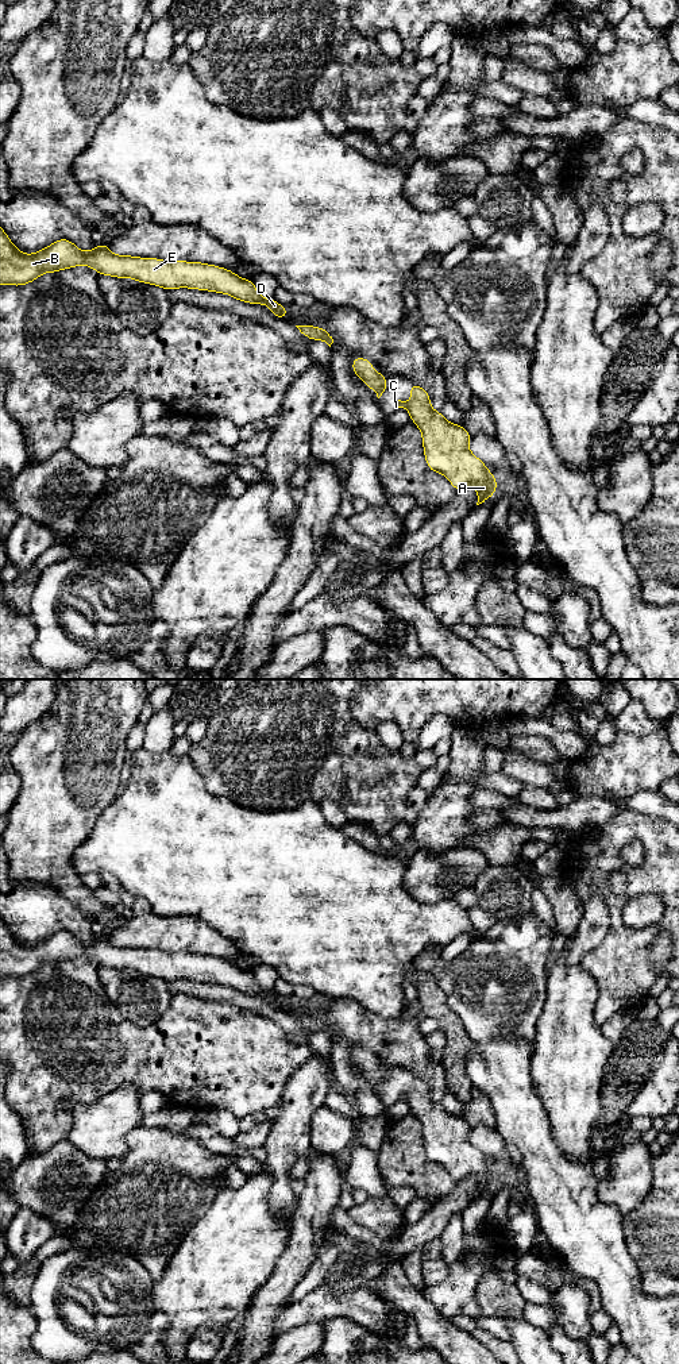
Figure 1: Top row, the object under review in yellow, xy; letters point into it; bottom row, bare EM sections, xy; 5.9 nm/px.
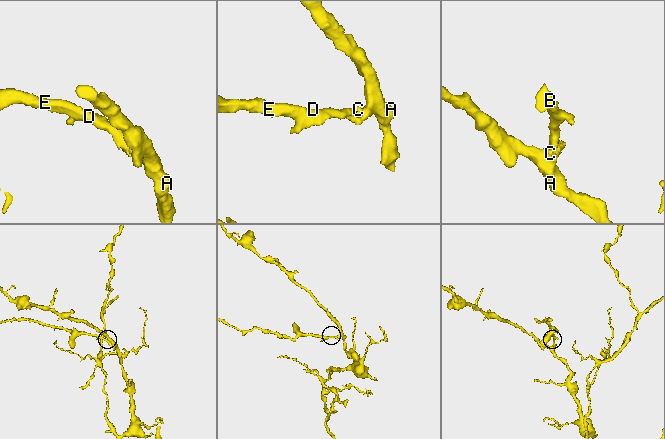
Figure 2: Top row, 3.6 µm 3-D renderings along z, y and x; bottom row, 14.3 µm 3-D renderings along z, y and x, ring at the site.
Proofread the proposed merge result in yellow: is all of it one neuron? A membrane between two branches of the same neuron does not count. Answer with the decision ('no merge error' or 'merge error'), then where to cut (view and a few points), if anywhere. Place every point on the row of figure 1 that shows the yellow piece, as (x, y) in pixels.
no merge error; no cut

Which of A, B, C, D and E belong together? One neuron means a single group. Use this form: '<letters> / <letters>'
A B C D E

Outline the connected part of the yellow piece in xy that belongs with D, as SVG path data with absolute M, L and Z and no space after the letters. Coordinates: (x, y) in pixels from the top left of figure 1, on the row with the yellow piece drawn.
M0 226L0 285L22 286L34 282L45 273L55 273L80 265L96 270L100 276L132 278L165 290L188 288L228 294L243 303L266 305L271 309L273 316L283 320L289 311L274 298L261 296L252 280L240 278L236 273L220 266L116 255L105 243L94 246L90 251L82 251L63 238L36 253L24 254L16 248Z

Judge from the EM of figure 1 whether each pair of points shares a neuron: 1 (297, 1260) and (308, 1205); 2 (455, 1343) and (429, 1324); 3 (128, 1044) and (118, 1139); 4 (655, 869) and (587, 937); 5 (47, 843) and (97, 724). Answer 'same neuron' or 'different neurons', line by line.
1: same neuron
2: same neuron
3: different neurons
4: different neurons
5: same neuron

